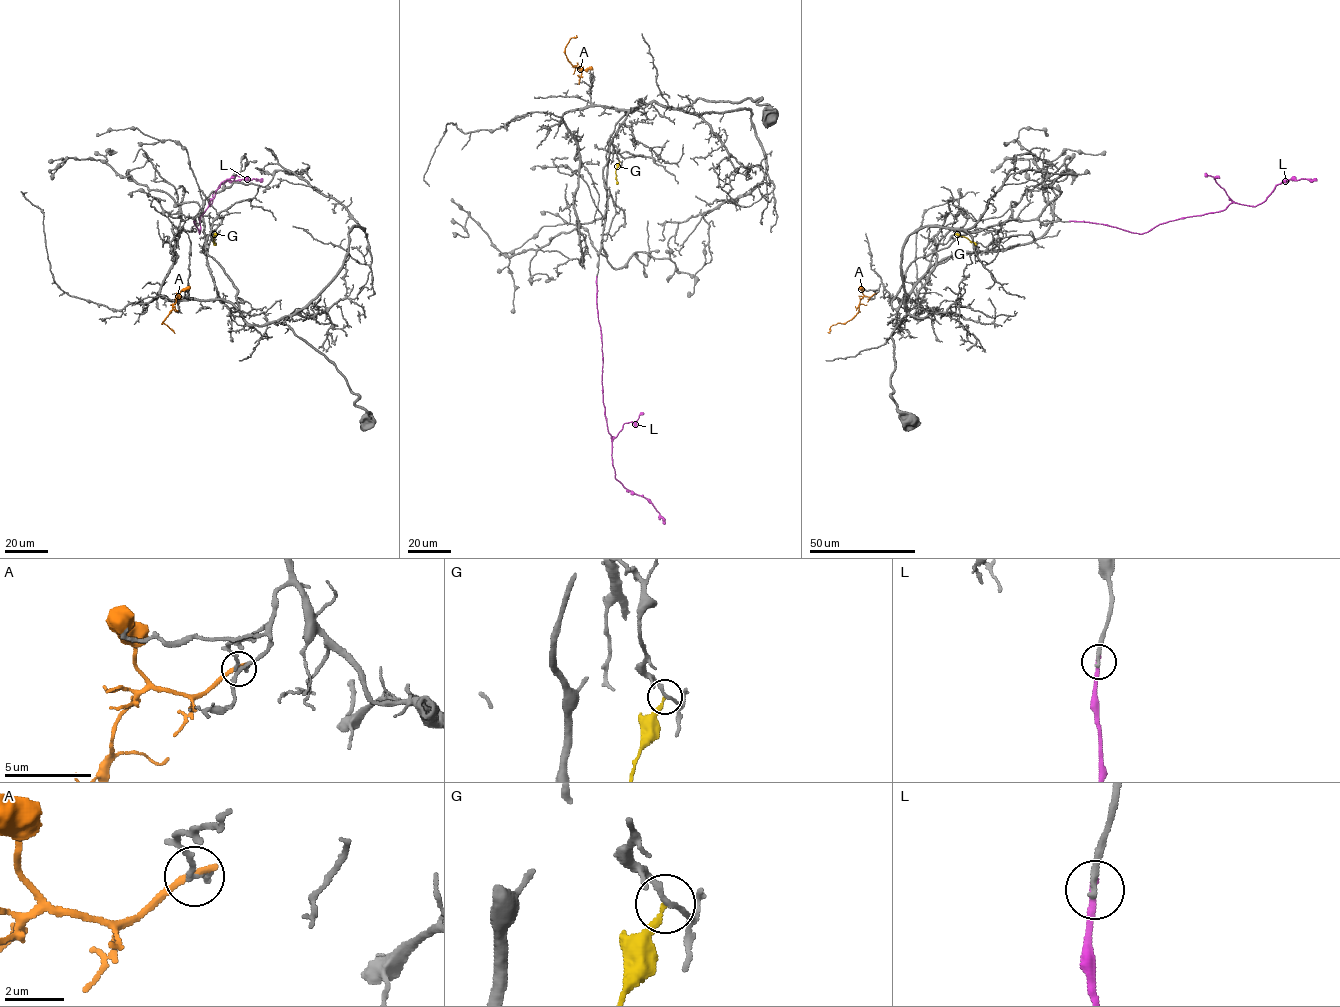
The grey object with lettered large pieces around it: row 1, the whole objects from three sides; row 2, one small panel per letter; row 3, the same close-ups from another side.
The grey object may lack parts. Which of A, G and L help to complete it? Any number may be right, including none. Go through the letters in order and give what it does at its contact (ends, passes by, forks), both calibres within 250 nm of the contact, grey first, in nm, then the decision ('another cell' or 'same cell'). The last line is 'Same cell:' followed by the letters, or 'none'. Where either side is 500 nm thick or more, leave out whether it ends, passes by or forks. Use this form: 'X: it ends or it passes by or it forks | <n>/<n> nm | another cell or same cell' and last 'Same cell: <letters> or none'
A: it ends | 140/300 nm | another cell
G: it ends | 180/190 nm | another cell
L: it ends | 200/280 nm | another cell
Same cell: none

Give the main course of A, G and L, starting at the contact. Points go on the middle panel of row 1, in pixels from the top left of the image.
A: (579, 83), (581, 71), (565, 53), (569, 40), (577, 37)
G: (620, 161), (615, 173), (617, 184)
L: (597, 277), (602, 399), (612, 439), (615, 478), (649, 501), (664, 524)

